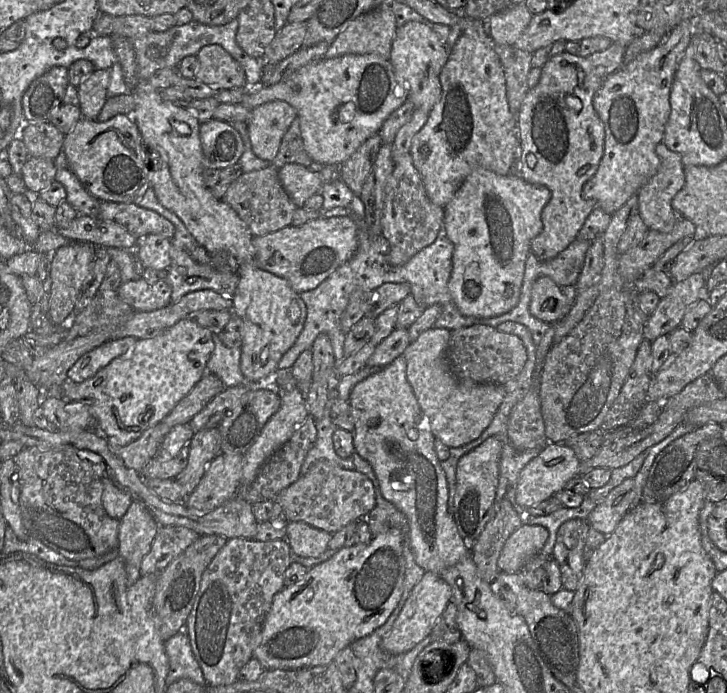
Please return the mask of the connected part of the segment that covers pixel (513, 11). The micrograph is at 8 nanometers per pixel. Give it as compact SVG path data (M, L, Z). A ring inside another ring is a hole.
M524 3L493 14L487 19L488 35L496 44L512 46L527 28L532 16Z

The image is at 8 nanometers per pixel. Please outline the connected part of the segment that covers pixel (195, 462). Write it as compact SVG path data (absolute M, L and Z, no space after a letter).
M218 427L195 433L189 447L188 463L175 477L185 491L185 496L189 496L194 491L209 463L221 452L221 435Z

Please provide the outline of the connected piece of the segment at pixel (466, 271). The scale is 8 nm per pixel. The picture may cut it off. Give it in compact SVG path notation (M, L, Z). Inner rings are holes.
M487 169L473 171L453 199L444 207L443 232L454 245L449 291L460 313L475 318L493 318L511 311L519 302L526 260L532 240L542 229L542 210L551 198L550 190L525 181L517 172L499 175Z

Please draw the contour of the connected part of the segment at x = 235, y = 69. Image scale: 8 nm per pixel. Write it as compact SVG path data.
M218 44L204 46L197 53L199 69L195 79L215 90L244 88L243 67Z

